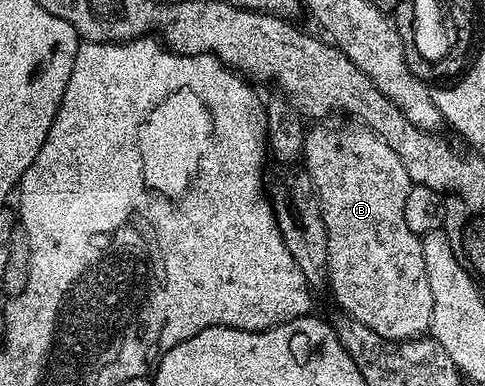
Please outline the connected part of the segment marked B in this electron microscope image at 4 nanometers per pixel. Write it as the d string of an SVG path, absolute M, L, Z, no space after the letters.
M316 125L316 127L307 132L304 137L304 150L302 163L305 163L306 174L312 179L312 183L316 186L316 196L320 202L322 209L322 221L324 228L328 234L328 265L326 268L326 283L332 286L332 295L336 298L336 303L341 307L343 314L350 319L362 321L362 325L366 325L370 329L374 329L374 333L378 333L383 339L395 339L403 341L406 339L414 339L423 336L425 332L431 328L432 314L434 313L434 297L430 293L430 277L426 277L426 257L422 257L422 239L416 235L406 225L406 193L410 193L413 181L410 173L406 173L406 165L402 165L402 161L398 157L398 153L394 153L394 149L390 149L390 145L386 145L386 141L382 141L380 135L376 135L373 131L369 131L363 125L355 125L356 127L324 127L328 125Z

